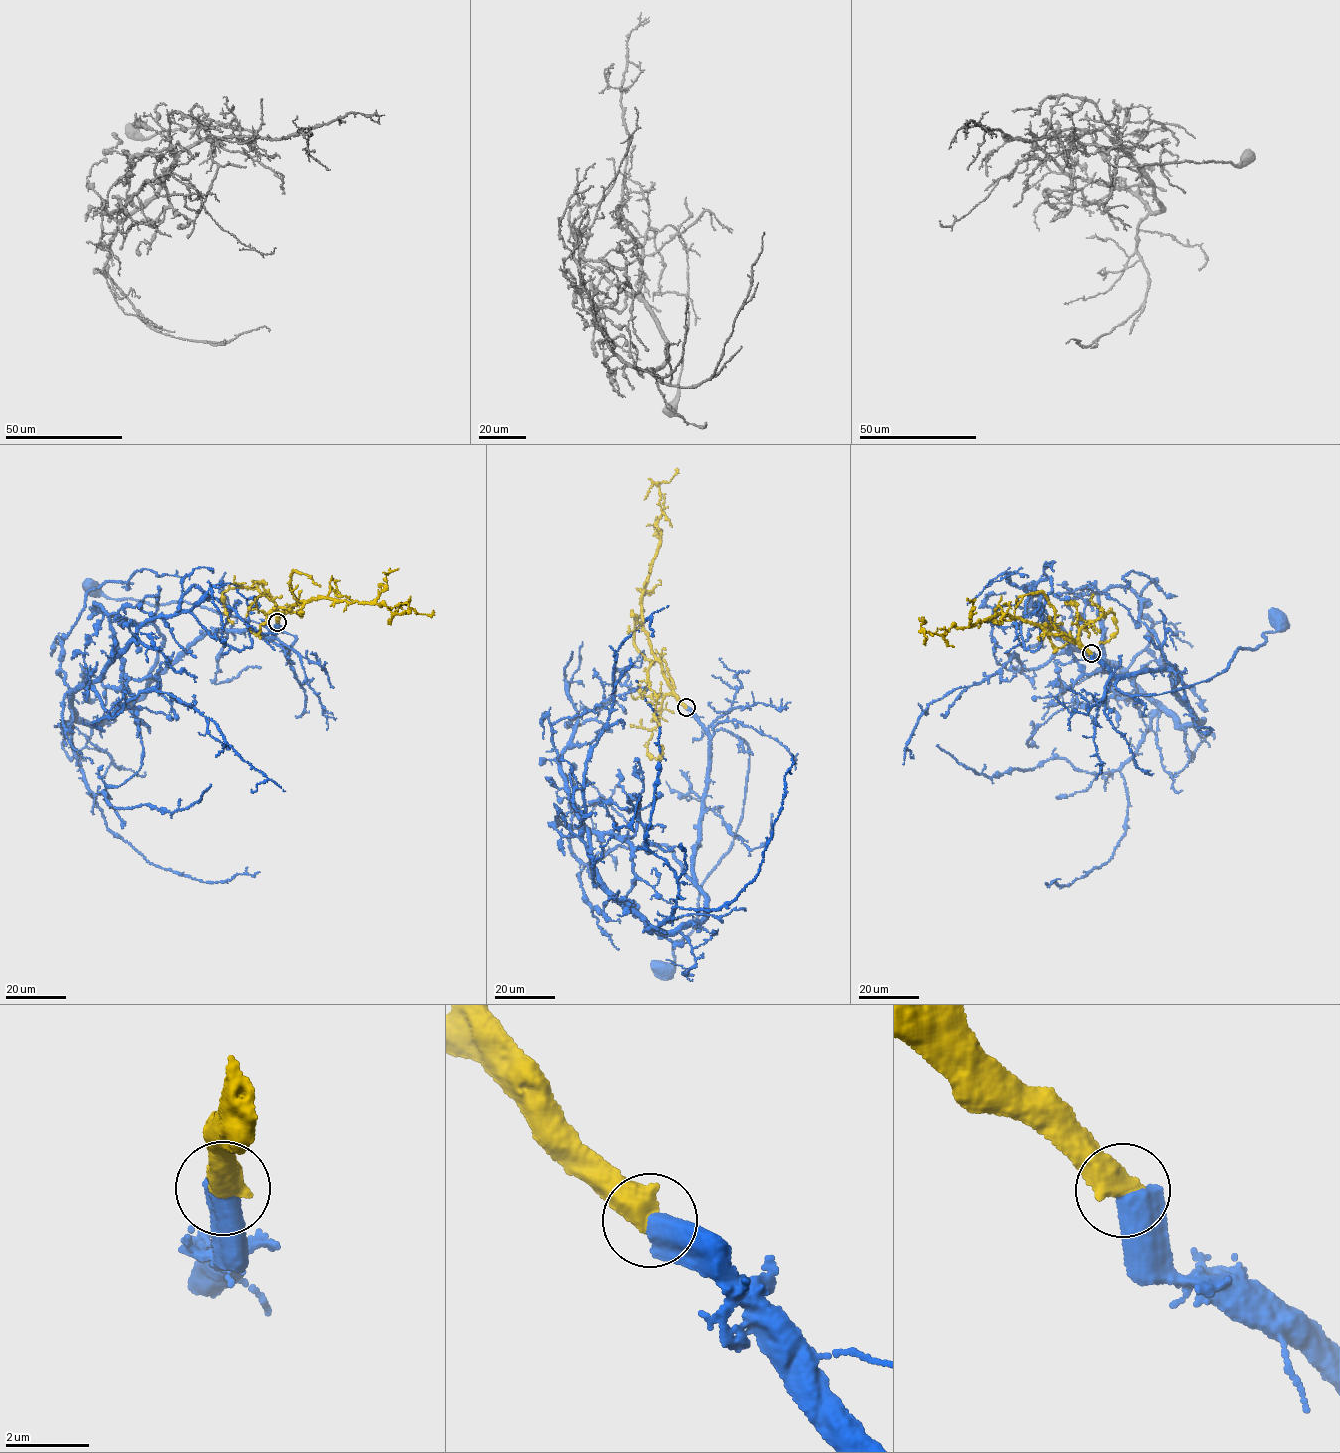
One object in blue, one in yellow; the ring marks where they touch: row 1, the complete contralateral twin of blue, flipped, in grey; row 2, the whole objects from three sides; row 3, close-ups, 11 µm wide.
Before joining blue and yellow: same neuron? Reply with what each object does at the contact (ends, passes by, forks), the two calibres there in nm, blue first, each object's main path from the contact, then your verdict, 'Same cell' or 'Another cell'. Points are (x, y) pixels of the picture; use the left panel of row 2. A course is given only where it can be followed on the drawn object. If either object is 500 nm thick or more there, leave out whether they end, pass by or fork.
Thickness 600 nm (blue) against 650 nm. Course of blue: (277, 621), (273, 641), (292, 646), (296, 638), (284, 632), (197, 605), (111, 599), (93, 589). Course of yellow: (277, 621), (292, 605), (323, 597), (384, 605), (393, 615), (411, 608), (418, 613), (431, 615), (433, 611). Same cell

